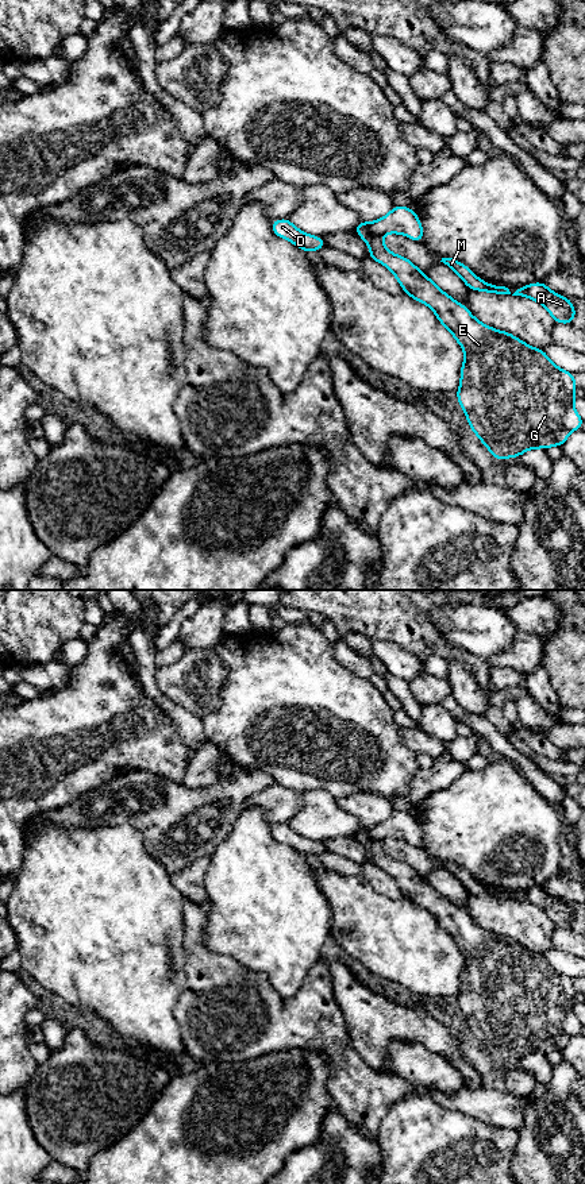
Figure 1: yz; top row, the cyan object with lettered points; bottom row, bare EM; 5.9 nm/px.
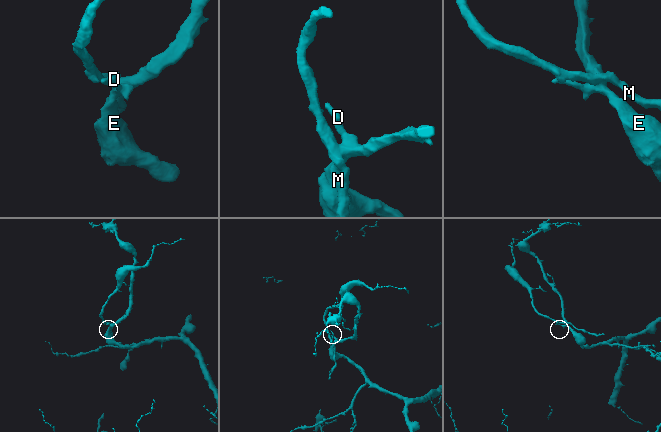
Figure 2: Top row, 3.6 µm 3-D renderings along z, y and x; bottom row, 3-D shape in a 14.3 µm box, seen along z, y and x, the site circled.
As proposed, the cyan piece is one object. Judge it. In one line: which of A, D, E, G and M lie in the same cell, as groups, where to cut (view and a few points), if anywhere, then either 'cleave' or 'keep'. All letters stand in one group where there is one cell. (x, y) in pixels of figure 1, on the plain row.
A M / D E G | yz (355, 836), (365, 835), (381, 841) | cleave

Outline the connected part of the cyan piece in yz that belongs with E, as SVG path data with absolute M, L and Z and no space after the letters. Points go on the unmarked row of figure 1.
M357 836L369 851L372 865L381 867L399 884L405 899L430 911L440 929L443 929L465 957L465 965L461 973L461 990L457 995L457 1003L463 1014L466 1023L484 1050L497 1064L516 1062L531 1053L550 1053L553 1050L563 1050L567 1041L580 1034L584 1029L582 1023L574 1014L576 986L574 979L555 971L540 953L530 952L516 941L496 936L480 927L465 910L457 907L447 898L440 895L423 876L420 876L411 865L390 857L382 848L382 841L367 836Z

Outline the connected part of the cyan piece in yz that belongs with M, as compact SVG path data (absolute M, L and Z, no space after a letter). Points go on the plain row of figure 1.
M442 863L440 867L454 875L463 884L465 890L470 894L493 899L512 899L505 891L494 891L492 888L484 887L481 883L476 882L466 869L459 868L454 863Z

